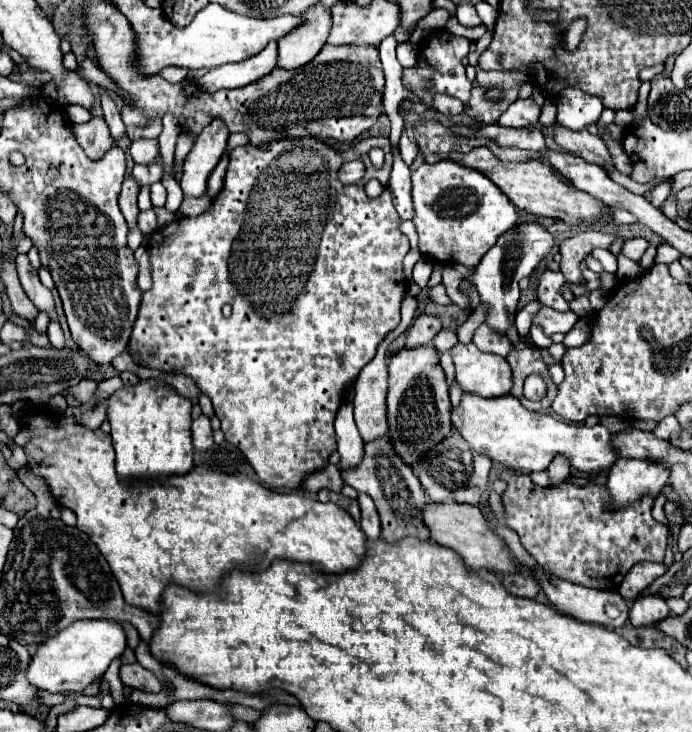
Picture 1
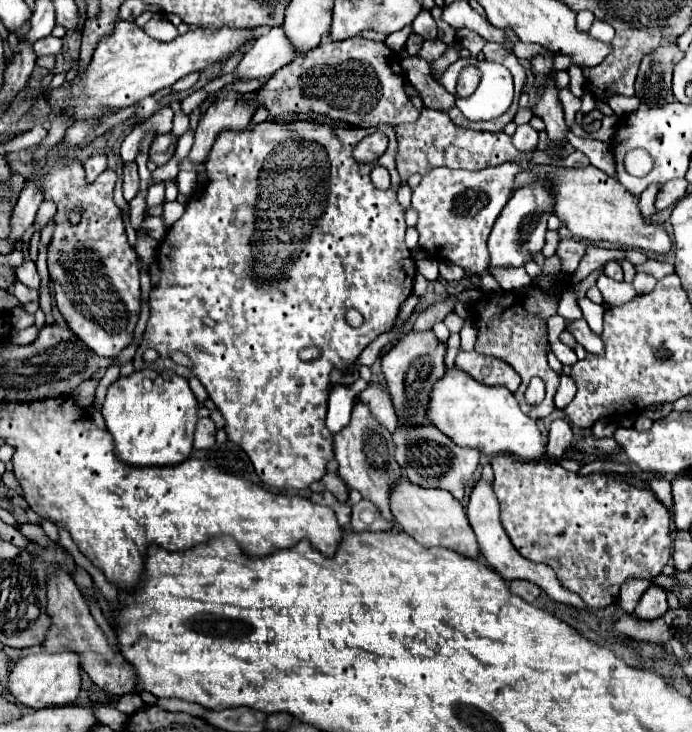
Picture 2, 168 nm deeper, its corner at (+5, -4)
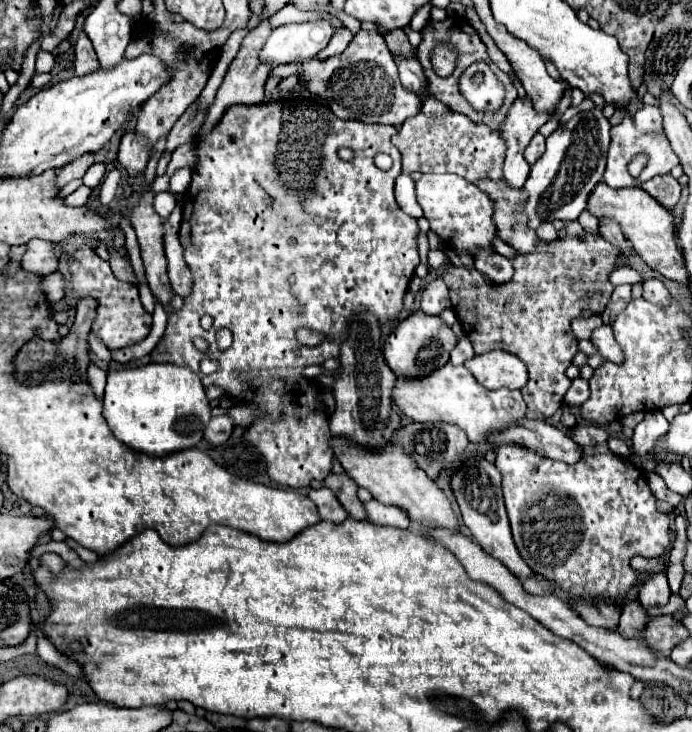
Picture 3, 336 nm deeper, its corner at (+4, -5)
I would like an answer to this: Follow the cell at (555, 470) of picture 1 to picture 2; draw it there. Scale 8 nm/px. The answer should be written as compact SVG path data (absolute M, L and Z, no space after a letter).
M556 419L548 431L546 459L550 463L558 463L566 455L566 451L572 447L572 443L574 443L574 433L570 425L564 419Z

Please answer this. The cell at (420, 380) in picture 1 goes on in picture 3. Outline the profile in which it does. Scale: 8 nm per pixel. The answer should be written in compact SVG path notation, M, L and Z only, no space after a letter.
M419 310L419 312L411 312L391 330L385 342L385 360L397 376L401 374L423 376L449 362L449 352L455 346L457 346L457 336L453 334L453 330L439 316L429 316Z

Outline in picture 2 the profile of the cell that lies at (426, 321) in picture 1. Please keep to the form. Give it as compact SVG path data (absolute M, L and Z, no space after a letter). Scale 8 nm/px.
M446 299L446 301L440 301L432 307L426 307L424 311L418 313L414 325L412 325L412 331L430 331L434 323L442 321L454 307L454 301L452 299Z

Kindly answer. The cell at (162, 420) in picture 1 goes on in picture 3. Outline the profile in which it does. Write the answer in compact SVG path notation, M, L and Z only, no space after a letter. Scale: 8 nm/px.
M145 364L109 370L103 396L103 416L117 440L137 452L165 456L201 442L211 420L211 404L199 376L175 364Z

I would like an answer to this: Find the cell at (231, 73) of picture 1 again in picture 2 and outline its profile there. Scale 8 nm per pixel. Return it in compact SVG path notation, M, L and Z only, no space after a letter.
M272 27L252 43L252 47L246 51L232 75L242 81L270 79L294 57L296 55L292 53L292 45L288 43L288 39L284 39L284 29Z

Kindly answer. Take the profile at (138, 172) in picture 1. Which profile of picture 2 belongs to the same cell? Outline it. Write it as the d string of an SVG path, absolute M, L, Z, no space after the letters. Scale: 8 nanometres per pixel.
M168 133L168 135L158 135L148 151L150 155L150 161L156 163L158 167L160 165L166 165L170 161L170 157L174 155L174 149L176 149L176 141L174 137Z

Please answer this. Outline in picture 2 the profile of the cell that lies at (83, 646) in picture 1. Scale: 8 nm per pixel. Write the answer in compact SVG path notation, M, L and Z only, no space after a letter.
M46 649L38 653L30 653L22 657L8 679L8 691L26 707L42 709L42 707L60 707L70 705L80 693L82 685L82 667L80 667L80 655L70 649L60 649L54 653L48 653Z

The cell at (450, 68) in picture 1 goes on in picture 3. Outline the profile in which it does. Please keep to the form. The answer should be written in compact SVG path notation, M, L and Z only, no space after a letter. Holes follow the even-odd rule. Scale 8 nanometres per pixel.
M485 62L472 64L461 76L461 92L466 100L477 110L497 110L503 102L505 90L497 76L489 70ZM473 74L483 74L481 82L472 82Z

